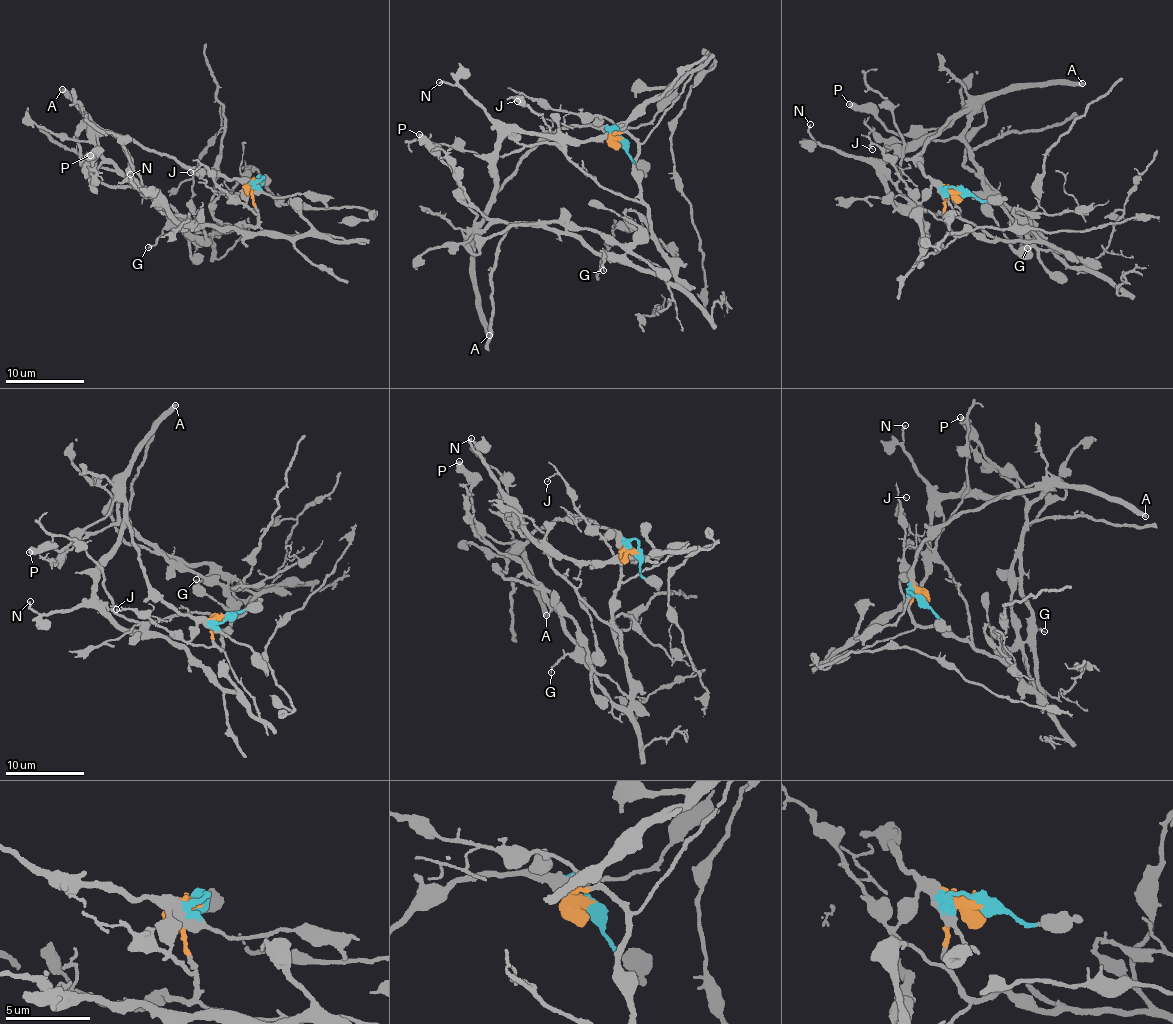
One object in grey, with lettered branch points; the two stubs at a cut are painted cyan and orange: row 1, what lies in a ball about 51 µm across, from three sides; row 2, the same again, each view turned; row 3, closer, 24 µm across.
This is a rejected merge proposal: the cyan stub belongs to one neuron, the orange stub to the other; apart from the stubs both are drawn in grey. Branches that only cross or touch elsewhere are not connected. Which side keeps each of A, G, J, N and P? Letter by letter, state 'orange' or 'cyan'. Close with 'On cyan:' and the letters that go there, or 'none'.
A: cyan
G: orange
J: orange
N: cyan
P: cyan
On cyan: A, N, P

